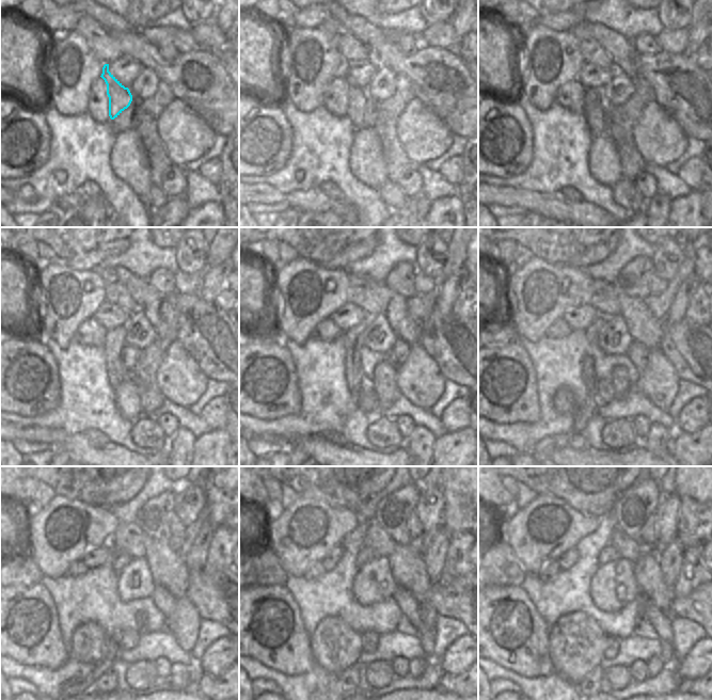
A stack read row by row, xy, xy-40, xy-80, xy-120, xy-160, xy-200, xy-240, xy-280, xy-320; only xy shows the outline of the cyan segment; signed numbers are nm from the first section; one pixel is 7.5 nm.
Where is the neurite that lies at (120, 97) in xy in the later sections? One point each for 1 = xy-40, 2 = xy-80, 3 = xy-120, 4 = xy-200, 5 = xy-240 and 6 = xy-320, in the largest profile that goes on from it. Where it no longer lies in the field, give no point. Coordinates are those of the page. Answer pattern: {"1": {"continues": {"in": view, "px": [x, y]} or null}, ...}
{"1": {"continues": {"in": "xy-40", "px": [358, 98]}}, "2": {"continues": {"in": "xy-80", "px": [595, 111]}}, "3": {"continues": {"in": "xy-120", "px": [114, 343]}}, "4": {"continues": {"in": "xy-200", "px": [588, 409]}}, "5": {"continues": {"in": "xy-240", "px": [110, 649]}}, "6": {"continues": {"in": "xy-320", "px": [608, 554]}}}

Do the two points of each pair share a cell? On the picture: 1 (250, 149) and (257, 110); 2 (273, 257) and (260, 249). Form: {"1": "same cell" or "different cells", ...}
{"1": "same cell", "2": "same cell"}

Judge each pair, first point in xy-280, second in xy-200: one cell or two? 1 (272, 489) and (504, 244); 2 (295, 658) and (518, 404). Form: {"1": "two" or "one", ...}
{"1": "one", "2": "one"}

